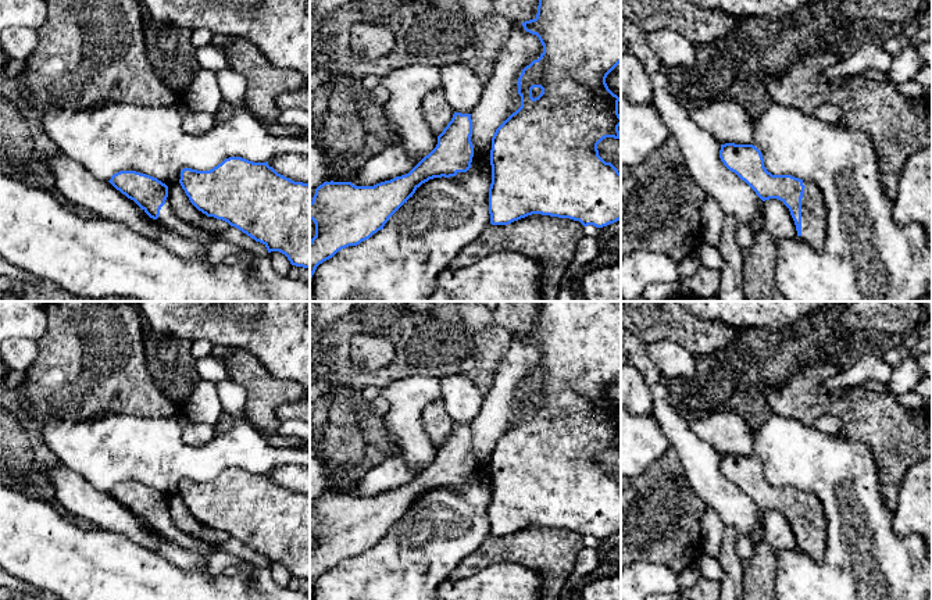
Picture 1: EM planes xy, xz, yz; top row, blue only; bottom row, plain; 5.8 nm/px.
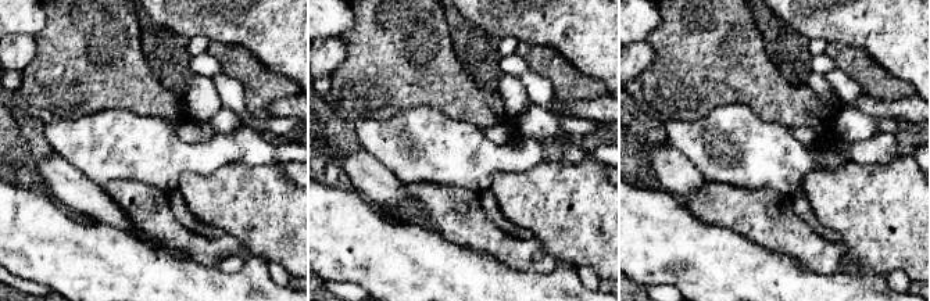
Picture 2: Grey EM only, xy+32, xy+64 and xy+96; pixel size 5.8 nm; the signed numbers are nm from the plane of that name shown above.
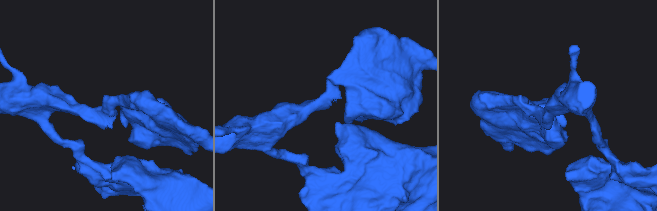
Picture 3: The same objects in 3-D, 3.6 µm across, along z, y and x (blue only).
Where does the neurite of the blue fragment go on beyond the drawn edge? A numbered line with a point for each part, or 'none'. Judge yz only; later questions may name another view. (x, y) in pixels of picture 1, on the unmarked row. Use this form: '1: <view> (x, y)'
1: yz (813, 518)

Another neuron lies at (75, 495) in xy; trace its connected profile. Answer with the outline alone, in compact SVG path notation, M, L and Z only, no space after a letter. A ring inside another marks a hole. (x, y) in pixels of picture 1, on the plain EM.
M63 462L50 471L56 499L64 512L89 519L99 529L118 533L164 557L167 561L186 571L199 571L208 576L219 576L229 567L238 568L238 578L251 582L253 565L236 557L210 550L201 553L175 544L164 535L150 529L133 511L117 501L110 493L93 488L78 472Z

